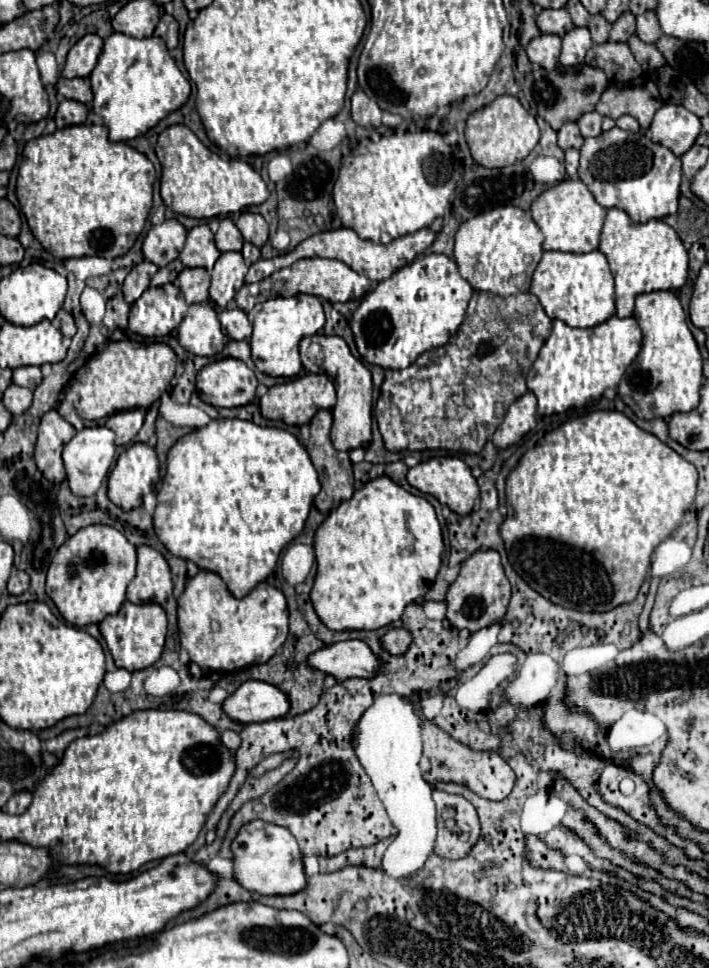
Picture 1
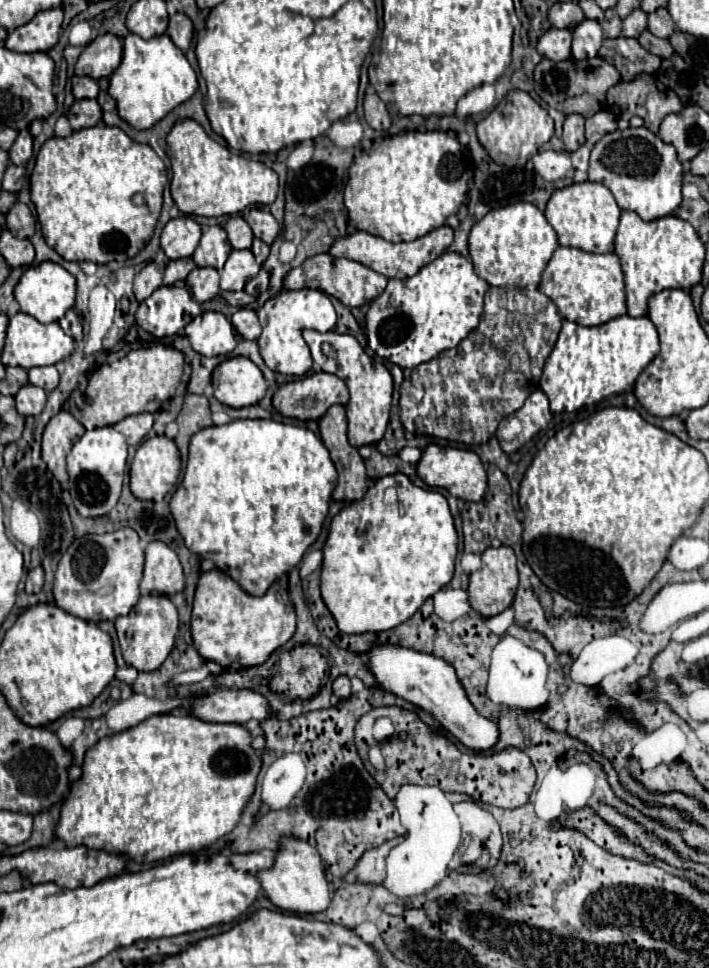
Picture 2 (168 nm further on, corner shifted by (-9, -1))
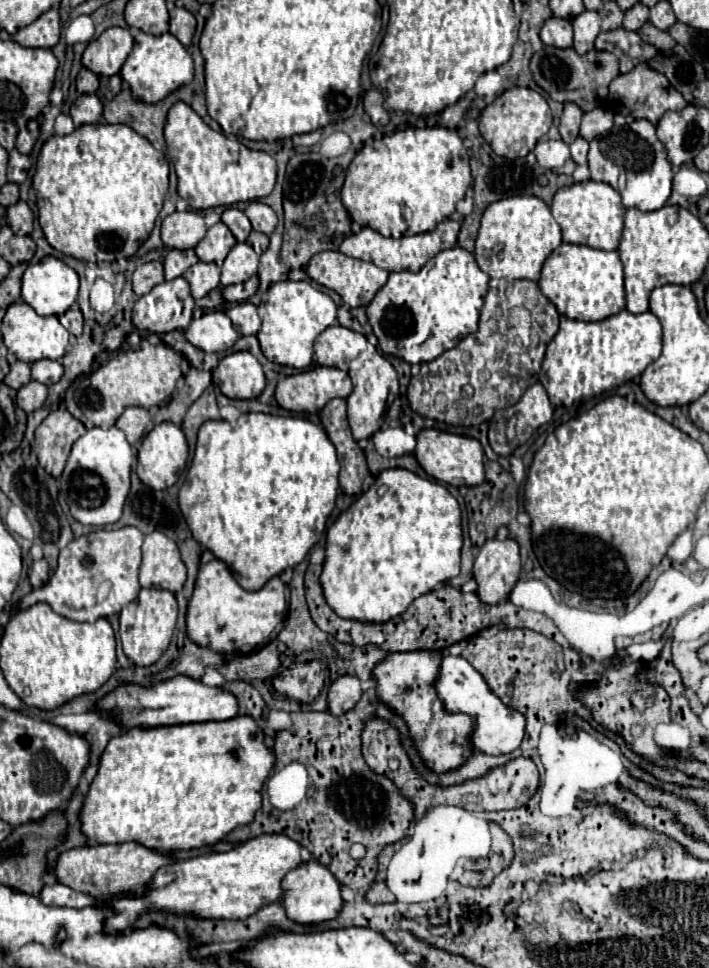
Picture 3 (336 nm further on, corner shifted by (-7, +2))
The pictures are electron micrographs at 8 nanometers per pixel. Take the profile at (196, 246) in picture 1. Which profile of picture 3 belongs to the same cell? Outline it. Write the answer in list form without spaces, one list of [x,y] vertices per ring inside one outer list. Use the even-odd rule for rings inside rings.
[[[218,222],[212,228],[208,228],[206,236],[200,240],[200,244],[194,250],[202,262],[214,262],[220,266],[234,244],[236,244],[234,234],[228,230],[224,222]]]

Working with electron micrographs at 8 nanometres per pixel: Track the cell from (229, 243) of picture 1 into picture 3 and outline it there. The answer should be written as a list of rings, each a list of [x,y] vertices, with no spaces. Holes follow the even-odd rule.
[[[226,208],[222,214],[222,222],[230,228],[230,232],[236,236],[238,242],[246,242],[252,226],[250,220],[246,218],[246,214],[238,208]]]

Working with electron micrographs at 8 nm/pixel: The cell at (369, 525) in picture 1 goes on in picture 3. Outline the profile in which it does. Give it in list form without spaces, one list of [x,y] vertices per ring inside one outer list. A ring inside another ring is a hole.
[[[388,468],[384,472],[378,474],[376,478],[376,484],[372,488],[368,488],[346,512],[342,512],[338,516],[338,520],[328,528],[328,534],[326,534],[326,560],[324,560],[324,570],[322,570],[320,576],[320,583],[322,590],[324,590],[324,598],[328,602],[328,606],[340,616],[340,618],[346,618],[346,620],[360,620],[360,622],[388,622],[390,618],[402,614],[418,596],[430,592],[436,584],[440,582],[446,582],[454,576],[458,576],[460,572],[460,550],[462,550],[462,518],[460,518],[460,506],[456,502],[456,498],[448,492],[446,486],[438,484],[436,480],[428,480],[428,478],[420,478],[416,476],[414,472],[406,470],[406,468]],[[342,540],[350,540],[350,542],[356,542],[356,544],[350,544],[346,550],[346,560],[354,566],[354,568],[348,568],[352,572],[340,572],[340,542]]]

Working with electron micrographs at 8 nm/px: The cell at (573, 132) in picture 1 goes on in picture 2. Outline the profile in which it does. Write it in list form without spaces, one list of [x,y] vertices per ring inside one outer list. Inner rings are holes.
[[[568,115],[566,121],[564,121],[564,145],[566,145],[566,151],[572,153],[584,143],[586,143],[584,117],[582,115]]]

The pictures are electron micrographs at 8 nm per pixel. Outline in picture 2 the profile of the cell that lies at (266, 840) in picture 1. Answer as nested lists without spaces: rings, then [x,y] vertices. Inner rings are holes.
[[[298,837],[280,839],[274,865],[270,869],[258,871],[258,881],[268,899],[284,911],[316,913],[324,911],[330,905],[330,887],[324,877],[324,865],[318,857],[318,851],[308,841],[302,841]]]

